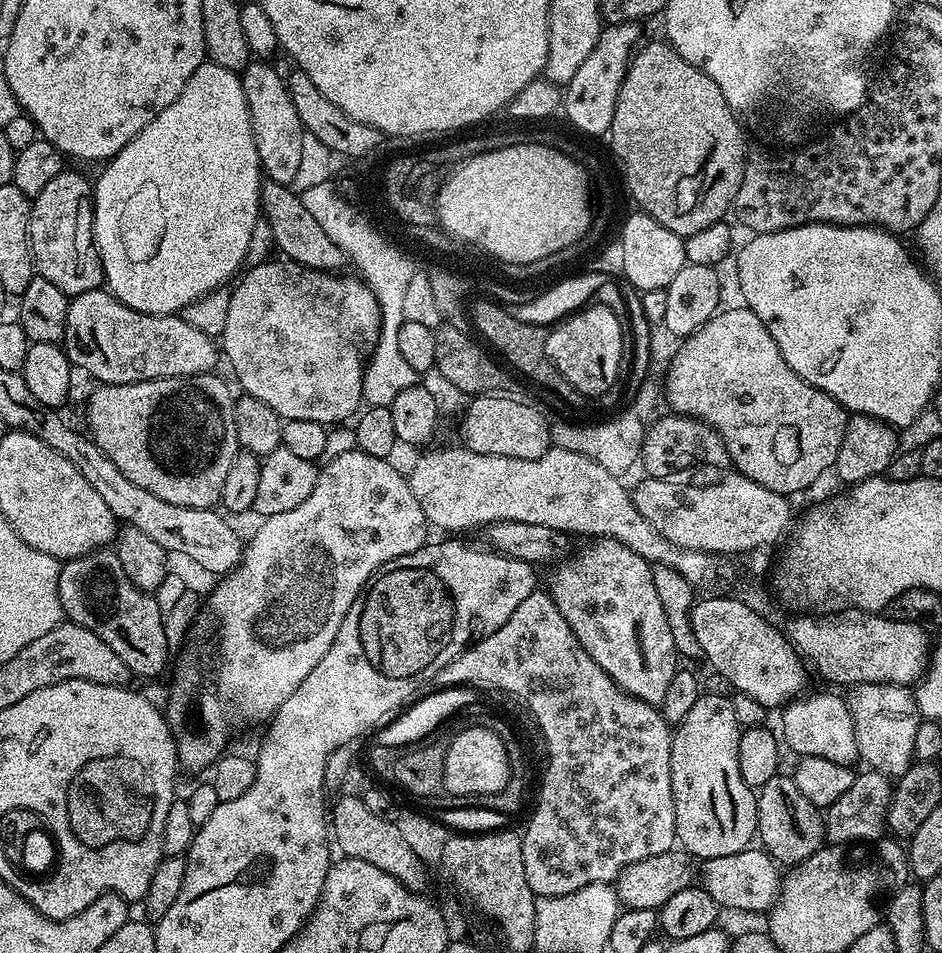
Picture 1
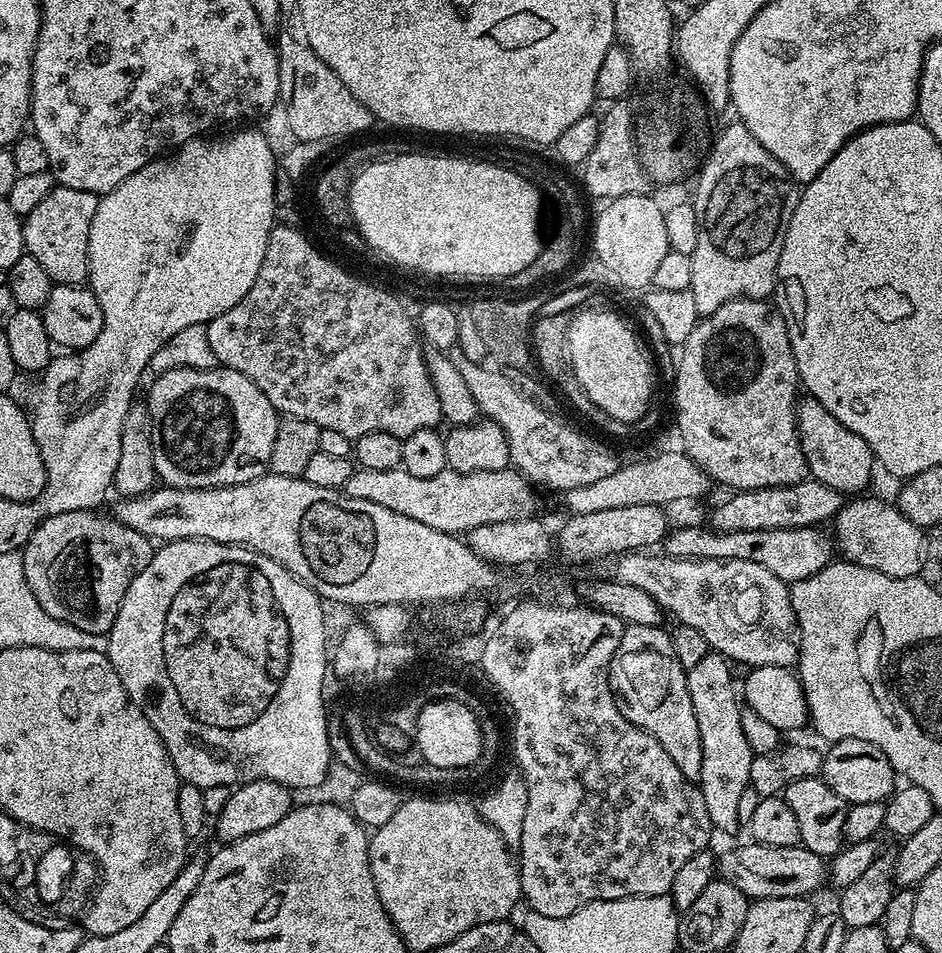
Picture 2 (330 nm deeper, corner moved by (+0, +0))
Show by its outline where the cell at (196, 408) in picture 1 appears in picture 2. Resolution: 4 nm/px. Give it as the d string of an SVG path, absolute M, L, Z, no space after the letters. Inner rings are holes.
M223 366L159 373L148 388L146 403L152 424L152 457L157 477L169 488L225 488L265 475L281 417L276 407L246 374Z

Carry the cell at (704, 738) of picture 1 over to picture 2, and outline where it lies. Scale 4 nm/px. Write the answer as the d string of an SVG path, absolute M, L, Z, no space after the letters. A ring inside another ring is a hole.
M709 651L698 666L687 669L688 689L690 690L690 702L694 702L694 718L698 718L698 730L702 734L702 774L698 781L698 787L702 798L706 802L706 814L710 814L710 822L717 833L732 832L741 827L738 818L738 801L742 790L749 787L750 766L754 757L746 737L742 734L742 724L739 714L742 707L738 699L738 688L730 678L727 669L727 659L719 652Z

